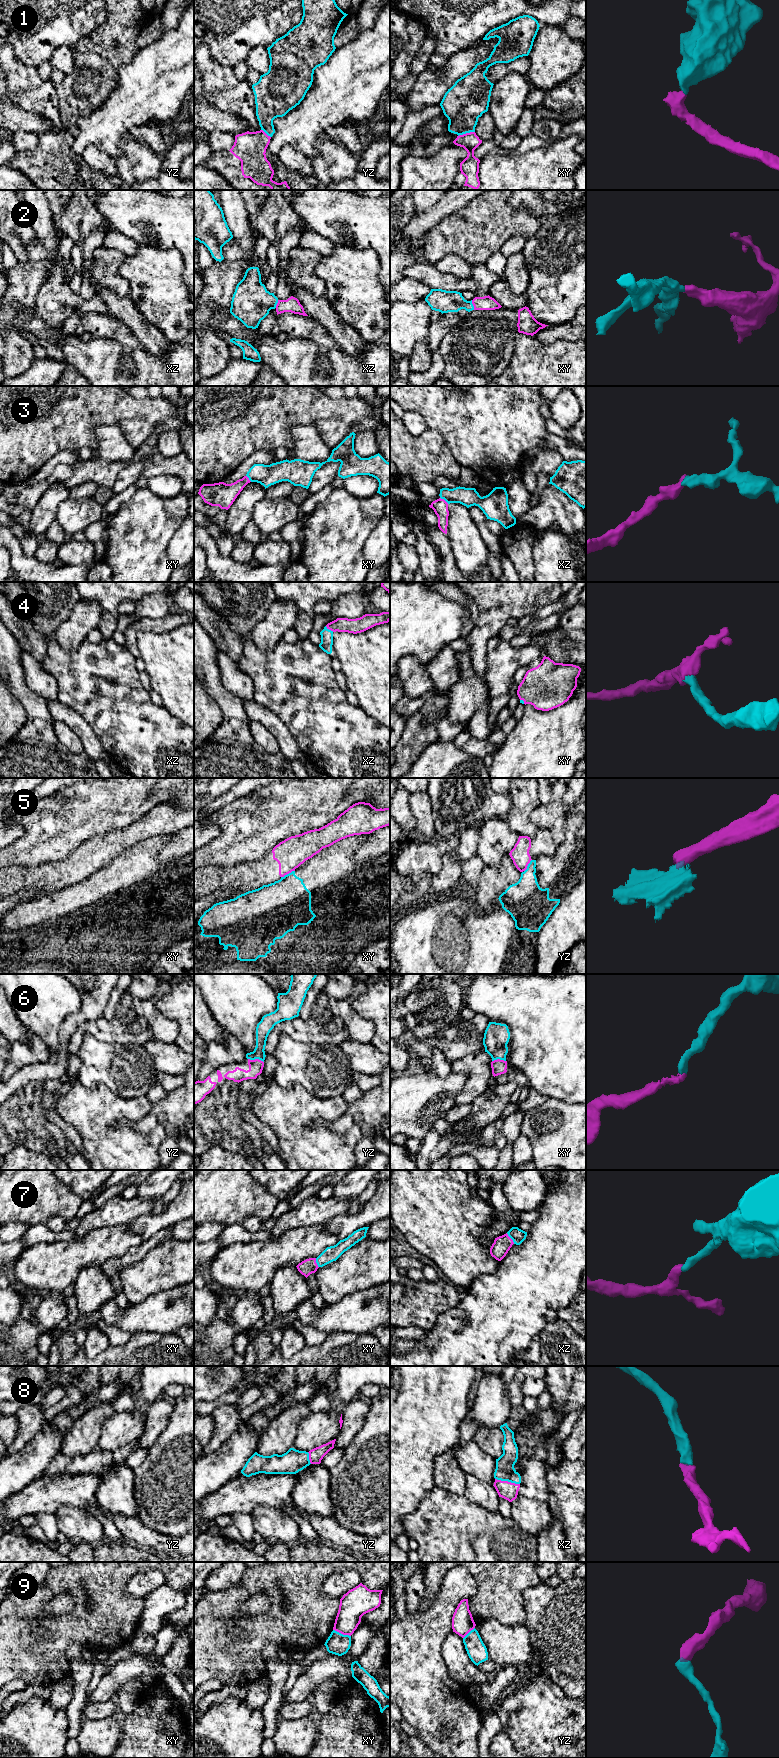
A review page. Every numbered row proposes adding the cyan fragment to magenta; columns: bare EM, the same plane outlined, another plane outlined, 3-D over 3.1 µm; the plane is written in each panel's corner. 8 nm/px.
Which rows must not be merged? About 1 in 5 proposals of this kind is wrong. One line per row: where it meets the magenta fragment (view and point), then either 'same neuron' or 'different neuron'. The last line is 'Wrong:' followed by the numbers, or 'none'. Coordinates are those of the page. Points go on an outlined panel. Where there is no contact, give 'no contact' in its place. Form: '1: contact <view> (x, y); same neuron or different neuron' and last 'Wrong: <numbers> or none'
1: contact xy (466, 133); same neuron
2: contact xy (473, 305); same neuron
3: contact xz (443, 499); same neuron
4: contact xz (329, 629); same neuron
5: contact xy (287, 873); different neuron
6: contact yz (256, 1059); same neuron
7: contact xz (510, 1238); same neuron
8: contact xz (507, 1481); same neuron
9: contact xy (342, 1633); different neuron
Wrong: 5, 9

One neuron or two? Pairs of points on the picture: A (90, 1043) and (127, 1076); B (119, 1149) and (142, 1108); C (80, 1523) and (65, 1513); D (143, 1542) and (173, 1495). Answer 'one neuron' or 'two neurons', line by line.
A: one neuron
B: one neuron
C: one neuron
D: two neurons

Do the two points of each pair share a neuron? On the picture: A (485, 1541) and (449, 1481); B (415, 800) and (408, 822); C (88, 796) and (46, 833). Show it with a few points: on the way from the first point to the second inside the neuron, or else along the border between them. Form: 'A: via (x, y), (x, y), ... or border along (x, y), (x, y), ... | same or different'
A: border along (436, 1485), (445, 1490), (463, 1495) | different
B: border along (409, 795), (409, 809), (414, 818), (416, 828) | different
C: via (78, 806), (56, 826) | same

